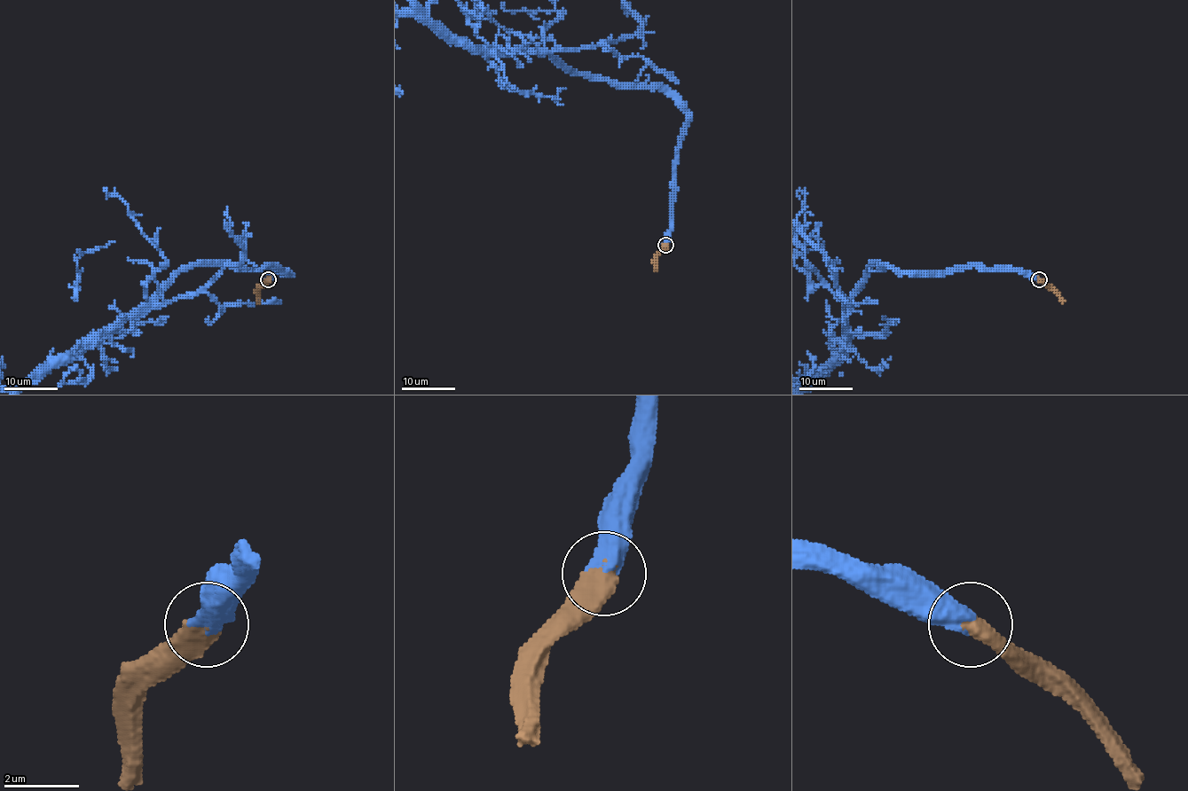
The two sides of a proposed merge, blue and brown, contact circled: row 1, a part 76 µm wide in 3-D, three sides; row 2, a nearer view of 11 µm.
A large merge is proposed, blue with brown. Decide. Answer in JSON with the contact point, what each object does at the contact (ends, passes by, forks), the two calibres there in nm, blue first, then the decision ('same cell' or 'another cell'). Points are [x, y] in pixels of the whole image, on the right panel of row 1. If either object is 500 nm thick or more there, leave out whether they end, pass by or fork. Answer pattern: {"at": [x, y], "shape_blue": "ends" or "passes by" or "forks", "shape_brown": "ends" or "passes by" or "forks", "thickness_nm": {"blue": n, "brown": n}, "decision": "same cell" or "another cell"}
{"at": [1039, 279], "thickness_nm": {"blue": 550, "brown": 600}, "decision": "same cell"}

